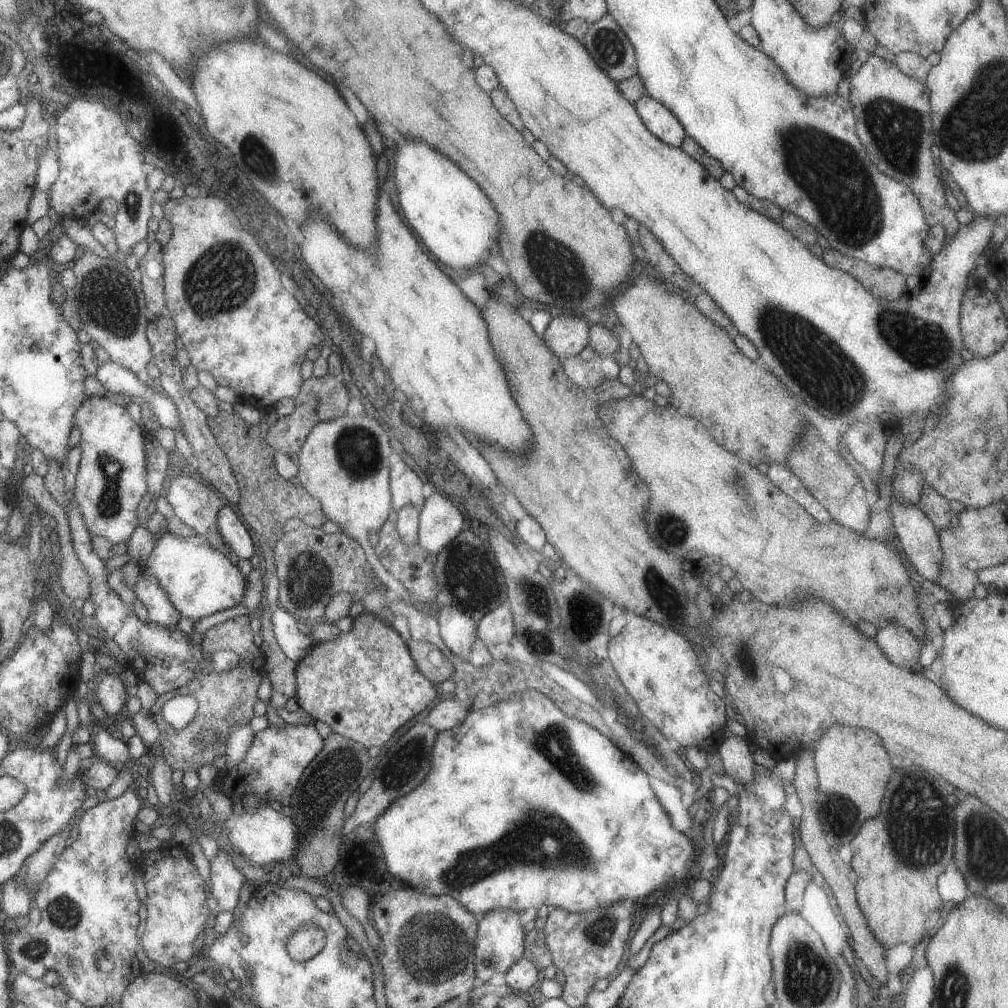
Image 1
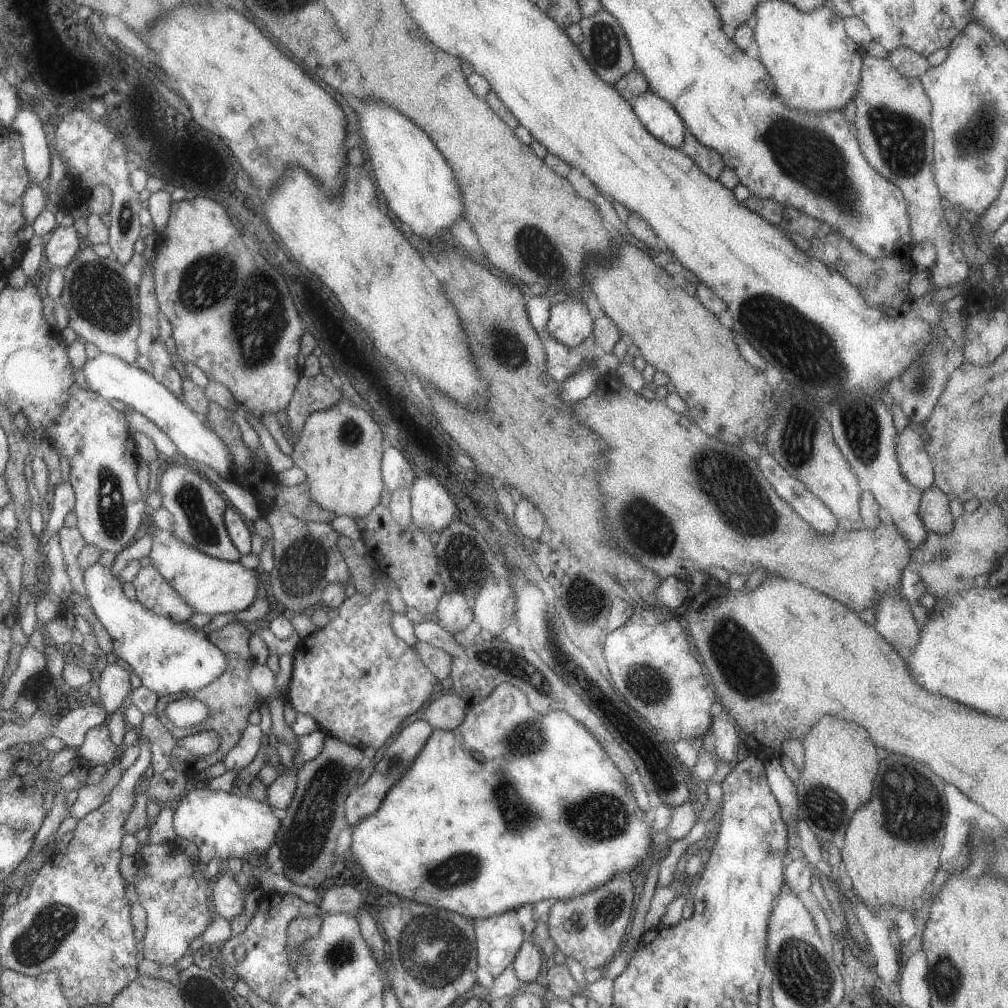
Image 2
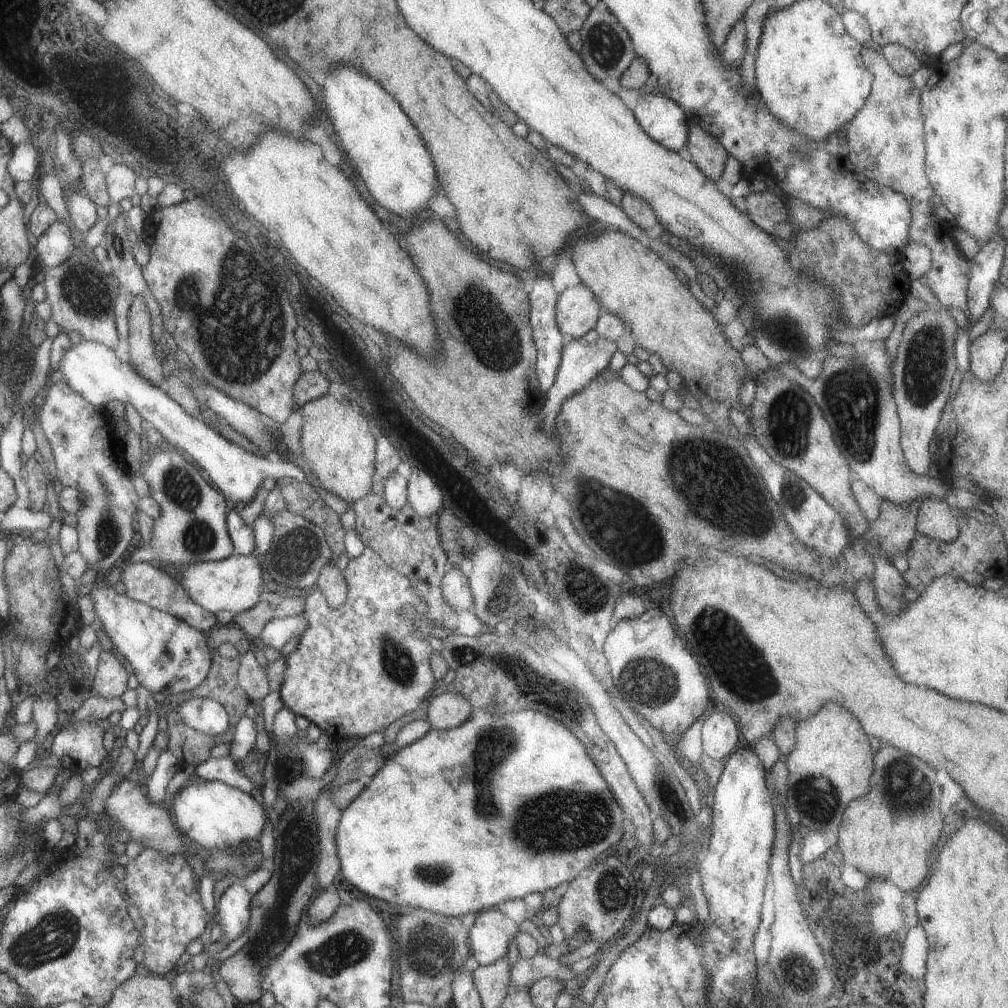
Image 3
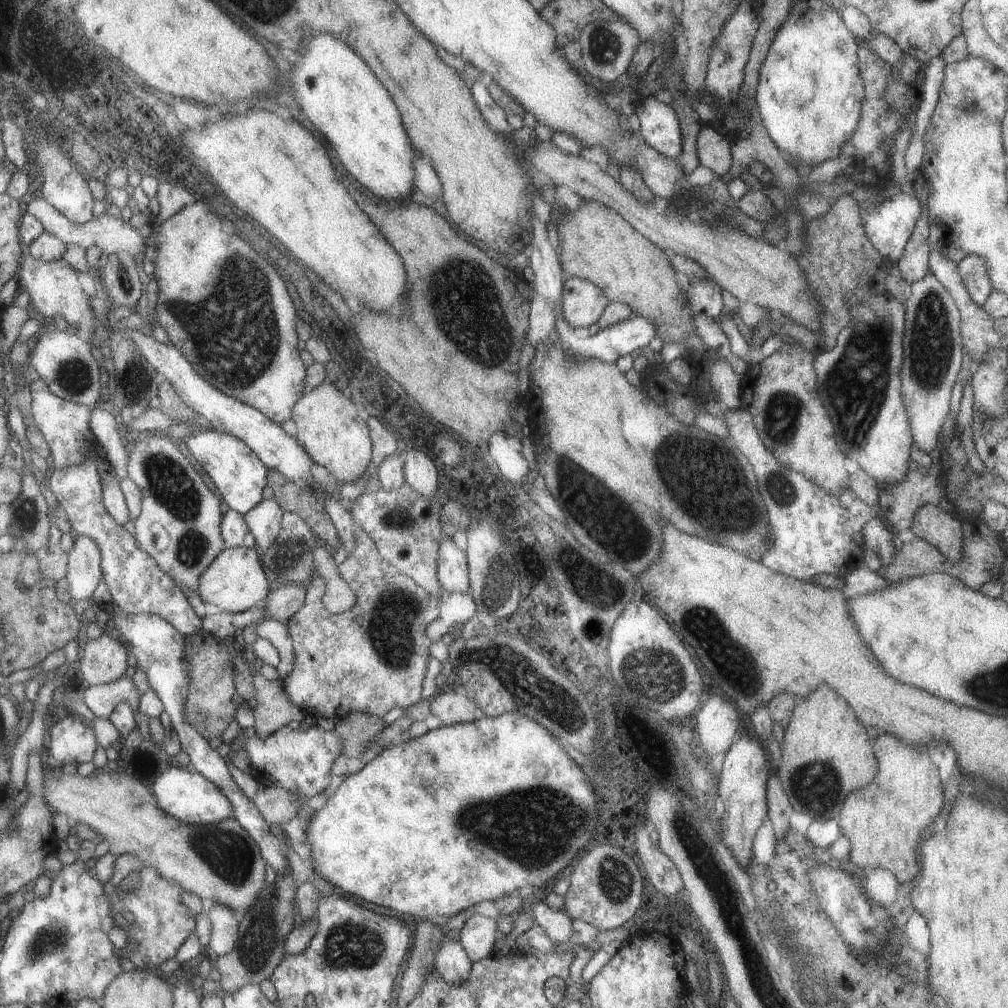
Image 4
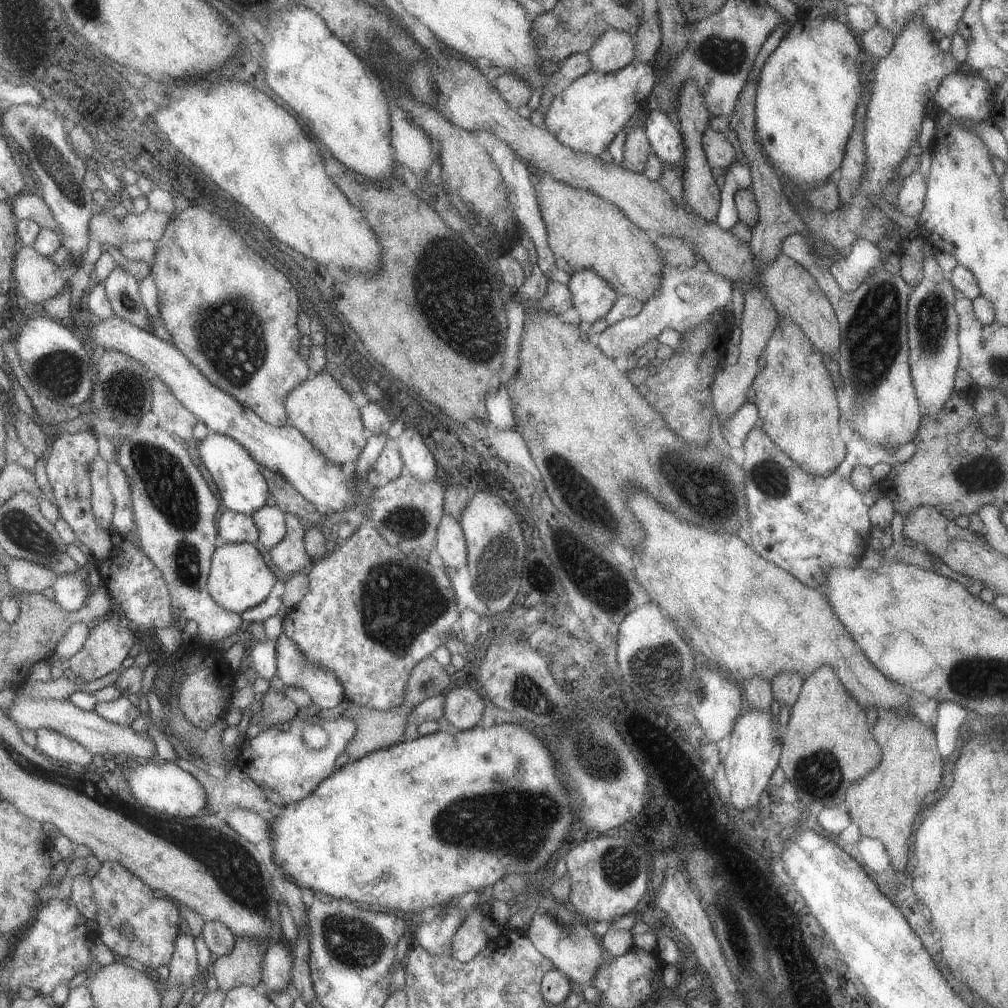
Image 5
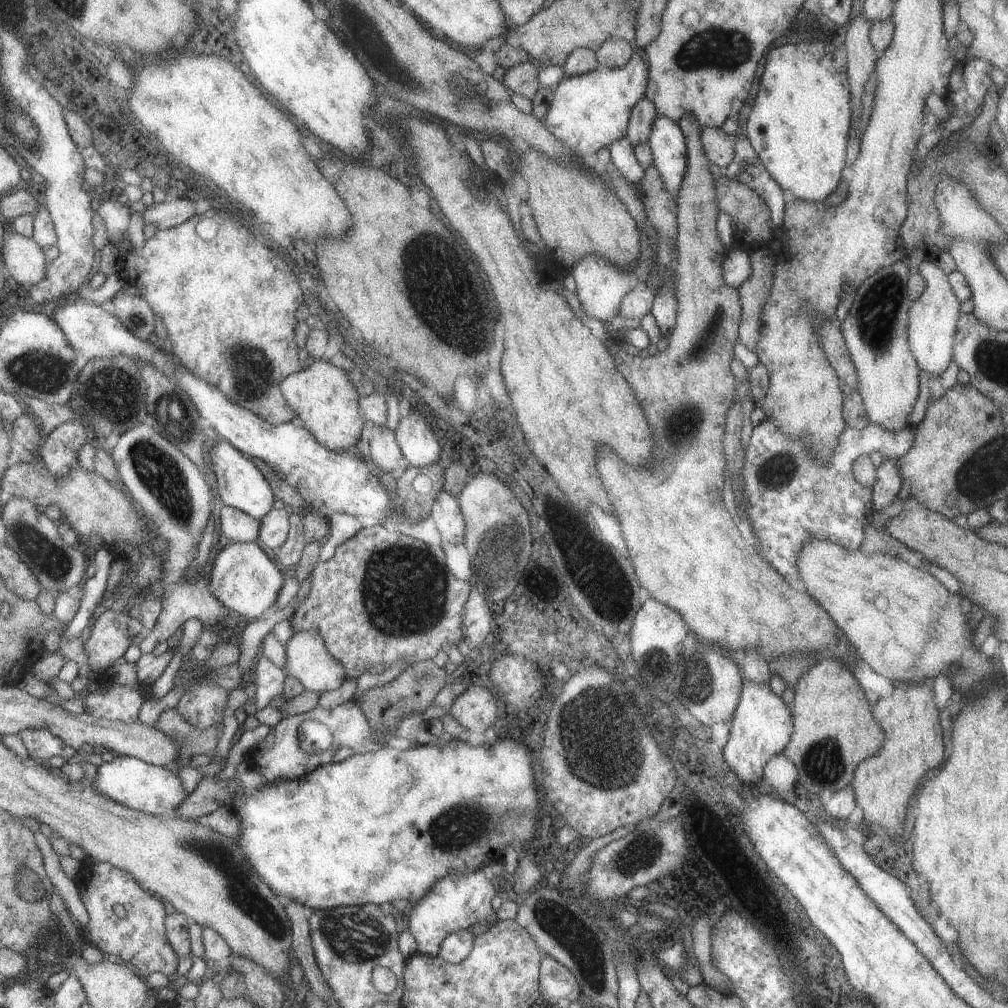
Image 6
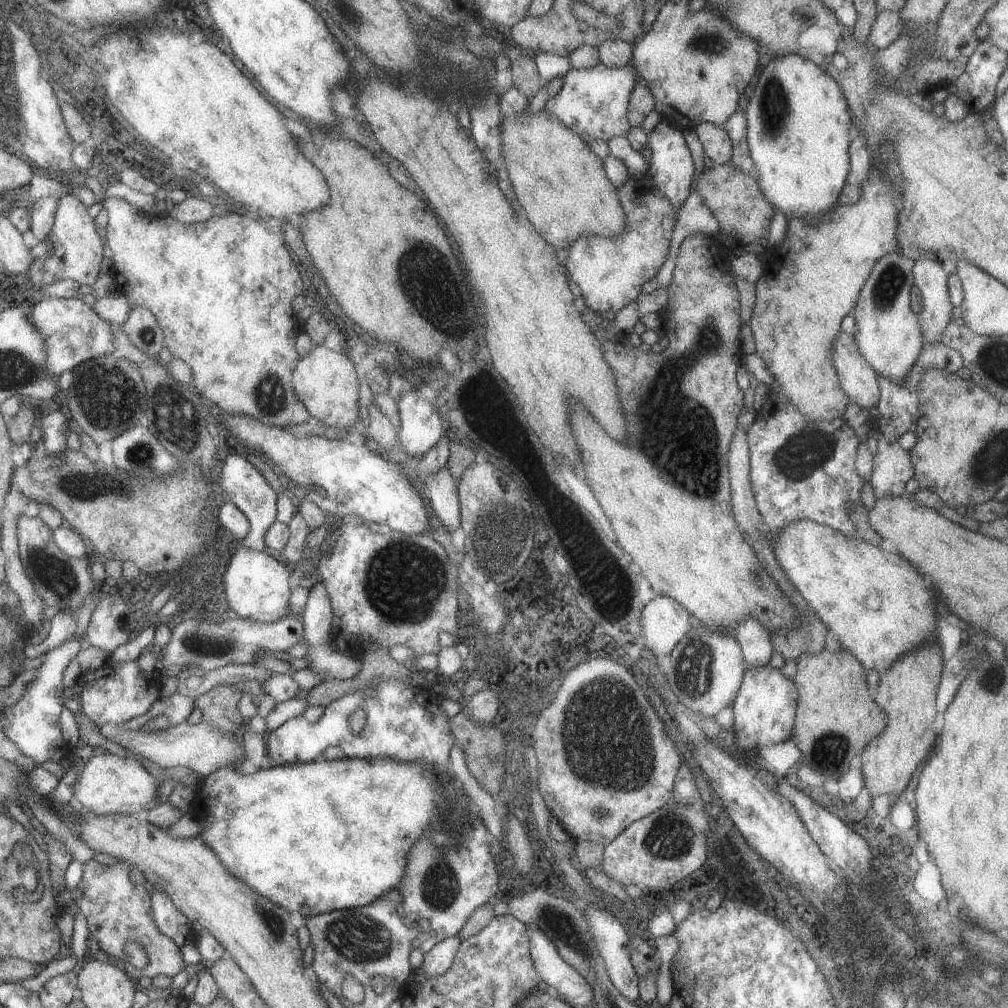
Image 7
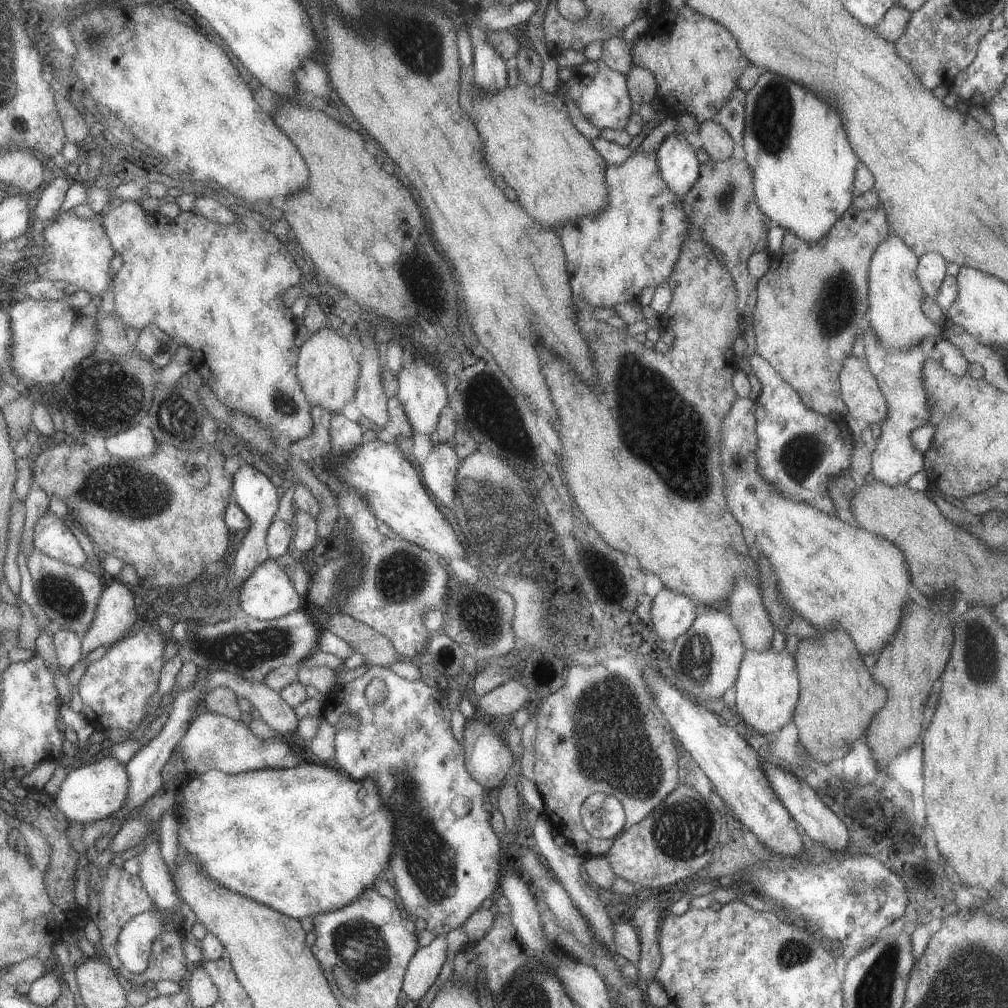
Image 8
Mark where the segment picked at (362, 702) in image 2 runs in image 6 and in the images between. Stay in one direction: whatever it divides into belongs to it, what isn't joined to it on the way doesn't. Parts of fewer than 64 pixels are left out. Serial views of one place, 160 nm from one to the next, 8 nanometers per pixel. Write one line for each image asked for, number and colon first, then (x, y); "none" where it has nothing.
3: (357, 668)
4: (372, 657)
5: (350, 622)
6: (383, 596)

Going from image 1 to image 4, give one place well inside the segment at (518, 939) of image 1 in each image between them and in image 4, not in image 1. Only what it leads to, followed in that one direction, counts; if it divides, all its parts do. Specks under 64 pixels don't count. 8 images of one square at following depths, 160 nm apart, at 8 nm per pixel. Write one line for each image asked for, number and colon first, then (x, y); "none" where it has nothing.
2: (498, 938)
3: (489, 936)
4: (477, 937)

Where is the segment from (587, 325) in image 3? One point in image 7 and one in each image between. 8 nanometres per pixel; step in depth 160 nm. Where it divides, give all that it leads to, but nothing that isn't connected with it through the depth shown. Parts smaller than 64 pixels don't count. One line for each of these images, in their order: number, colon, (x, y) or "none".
4: (582, 302)
5: (591, 296)
6: (600, 286)
7: (608, 272)

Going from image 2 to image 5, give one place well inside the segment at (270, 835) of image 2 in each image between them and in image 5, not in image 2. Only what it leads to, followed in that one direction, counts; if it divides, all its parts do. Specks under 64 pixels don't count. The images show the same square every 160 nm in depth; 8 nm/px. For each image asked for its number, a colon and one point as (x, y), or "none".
3: (212, 814)
4: (190, 796)
5: (167, 787)

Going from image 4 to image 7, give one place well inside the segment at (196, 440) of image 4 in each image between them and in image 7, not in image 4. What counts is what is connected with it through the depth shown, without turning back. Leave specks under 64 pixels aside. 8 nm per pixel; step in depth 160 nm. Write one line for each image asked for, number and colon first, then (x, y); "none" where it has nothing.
5: (238, 476)
6: (241, 484)
7: (243, 484)

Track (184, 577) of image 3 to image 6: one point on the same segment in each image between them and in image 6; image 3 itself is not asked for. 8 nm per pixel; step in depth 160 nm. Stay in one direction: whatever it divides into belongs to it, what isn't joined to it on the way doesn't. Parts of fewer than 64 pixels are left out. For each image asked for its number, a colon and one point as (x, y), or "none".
4: (236, 581)
5: (240, 580)
6: (244, 578)

